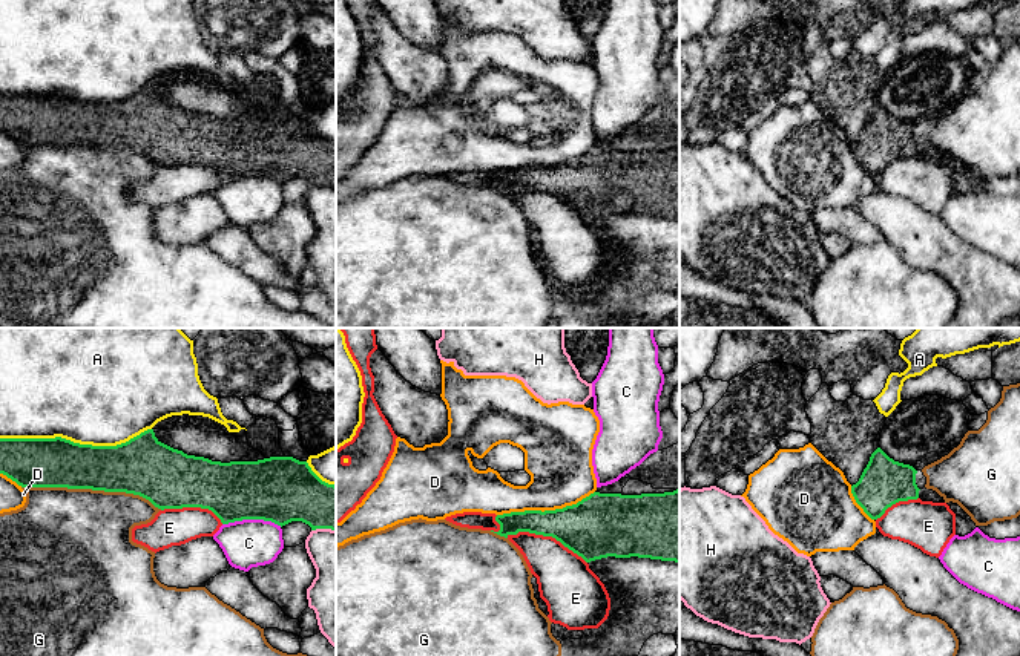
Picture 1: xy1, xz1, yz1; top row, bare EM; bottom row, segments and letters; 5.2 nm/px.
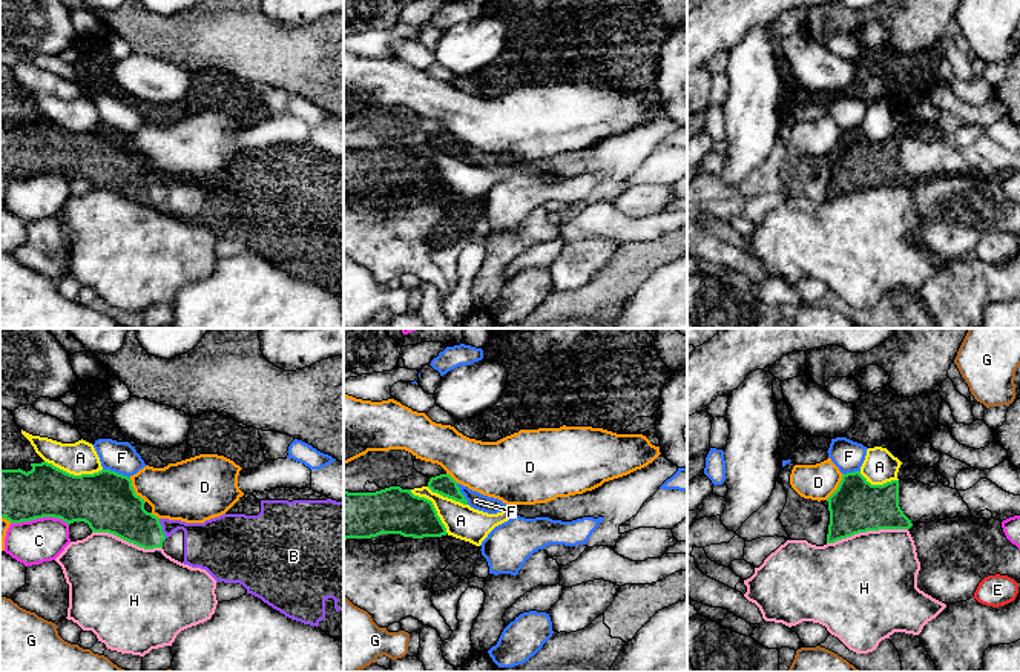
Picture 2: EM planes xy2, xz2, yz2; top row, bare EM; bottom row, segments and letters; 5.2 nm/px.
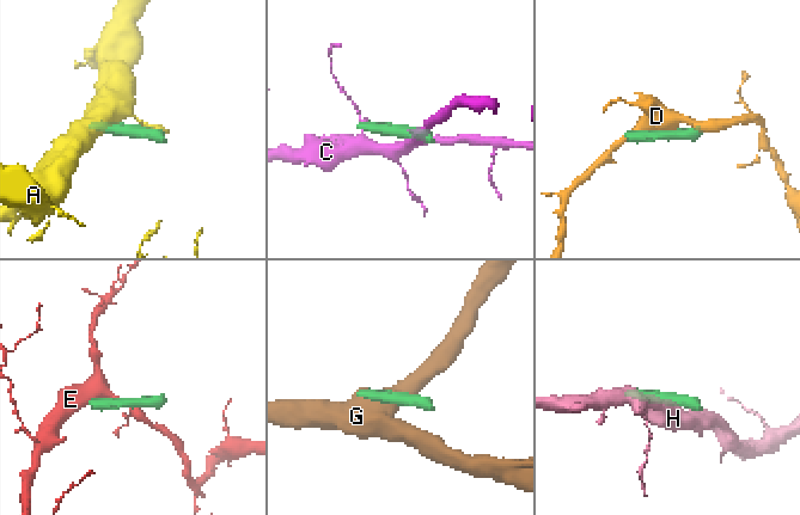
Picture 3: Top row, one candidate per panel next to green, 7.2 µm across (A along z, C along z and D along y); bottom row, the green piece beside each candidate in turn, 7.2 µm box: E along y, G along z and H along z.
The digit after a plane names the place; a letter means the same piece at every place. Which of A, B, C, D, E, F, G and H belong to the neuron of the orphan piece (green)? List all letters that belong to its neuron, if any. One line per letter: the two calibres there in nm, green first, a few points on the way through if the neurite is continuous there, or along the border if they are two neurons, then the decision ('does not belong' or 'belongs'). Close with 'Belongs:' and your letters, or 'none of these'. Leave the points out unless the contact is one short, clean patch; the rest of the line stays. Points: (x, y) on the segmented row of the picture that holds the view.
A: 260 nm thick on the green side, 480 nm on the other; does not belong
B: 240 nm thick on the green side, 240 nm on the other; belongs
C: 360 nm thick on the green side, 260 nm on the other; border along xy1 (223, 523), (270, 520), (281, 526); does not belong
D: 300 nm thick on the green side, 340 nm on the other; does not belong
E: 320 nm thick on the green side, 280 nm on the other; does not belong
F: 320 nm thick on the green side, 160 nm on the other; border along xy2 (103, 468), (129, 477); does not belong
G: 280 nm thick on the green side, 500 nm on the other; does not belong
H: 280 nm thick on the green side, 480 nm on the other; does not belong
Belongs: B

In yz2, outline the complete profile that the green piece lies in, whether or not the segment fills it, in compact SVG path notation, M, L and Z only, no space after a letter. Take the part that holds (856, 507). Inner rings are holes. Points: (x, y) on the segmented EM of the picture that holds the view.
M860 471L847 473L827 502L830 511L827 543L867 531L913 526L899 506L899 480L871 485Z

